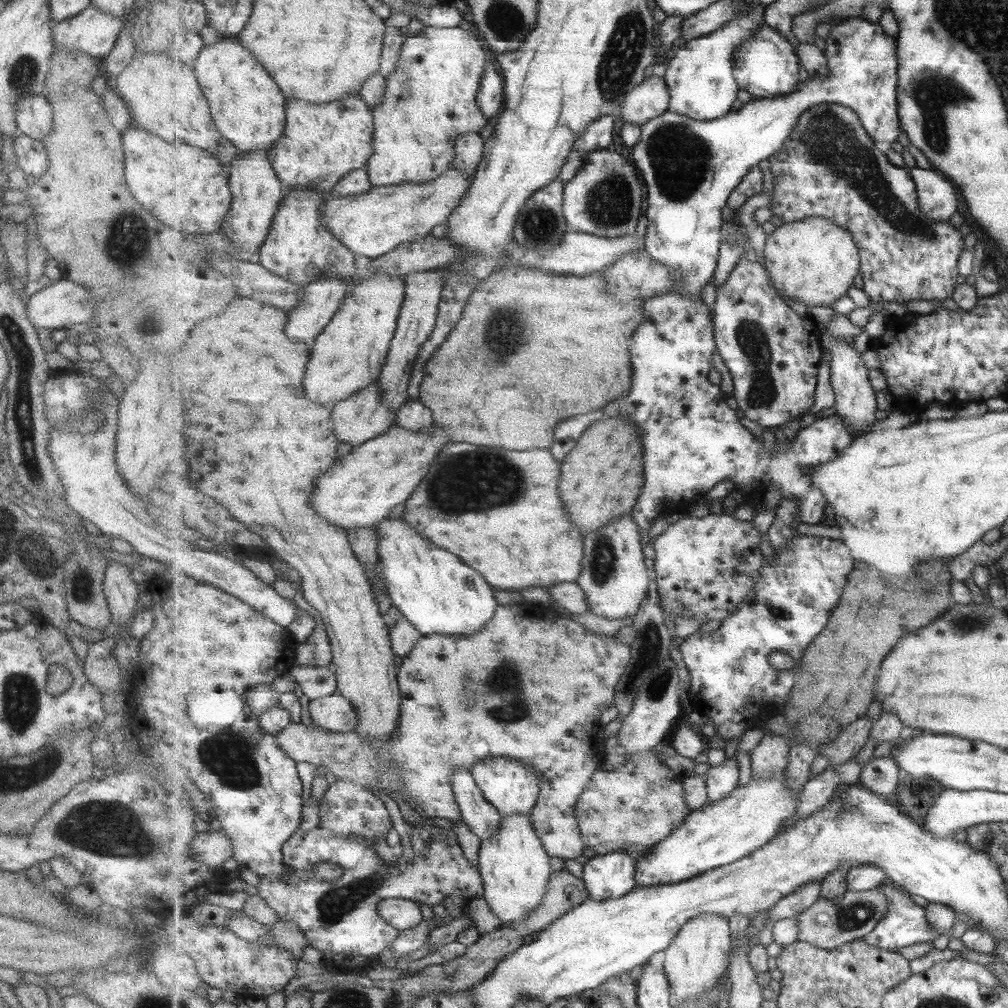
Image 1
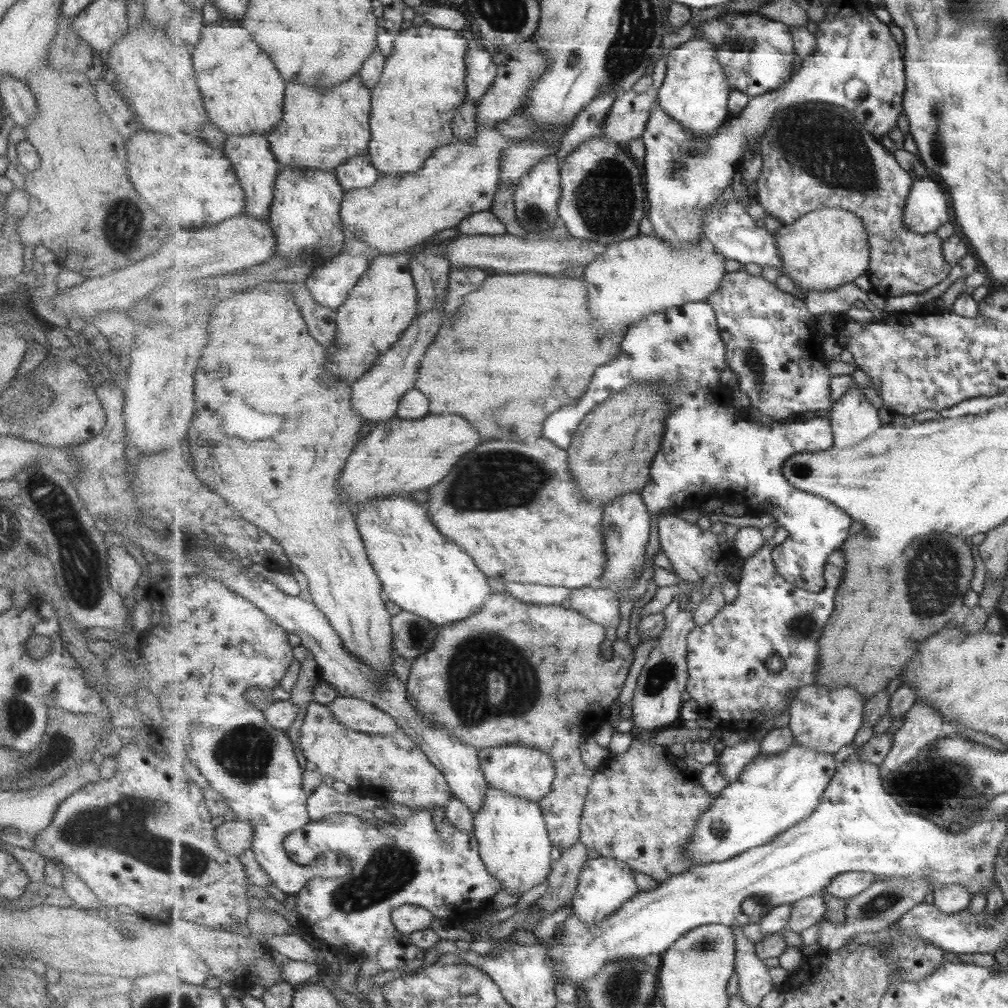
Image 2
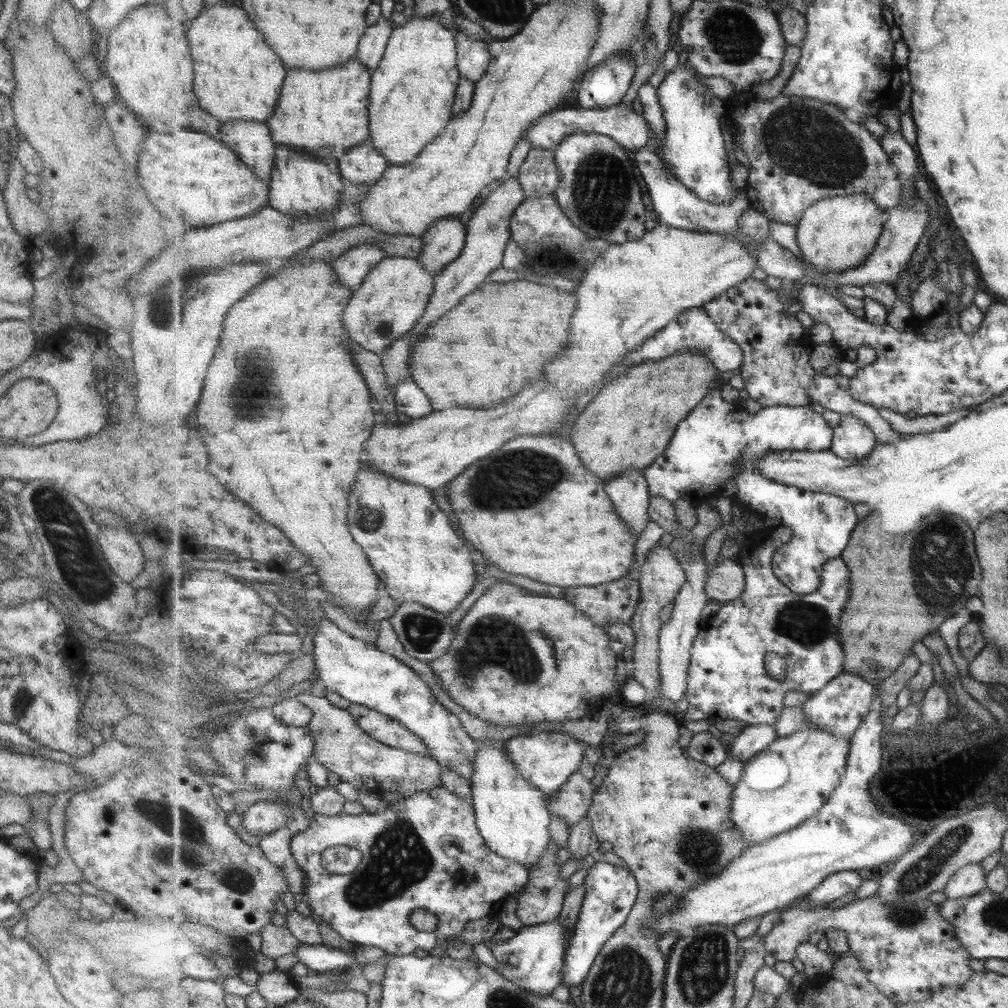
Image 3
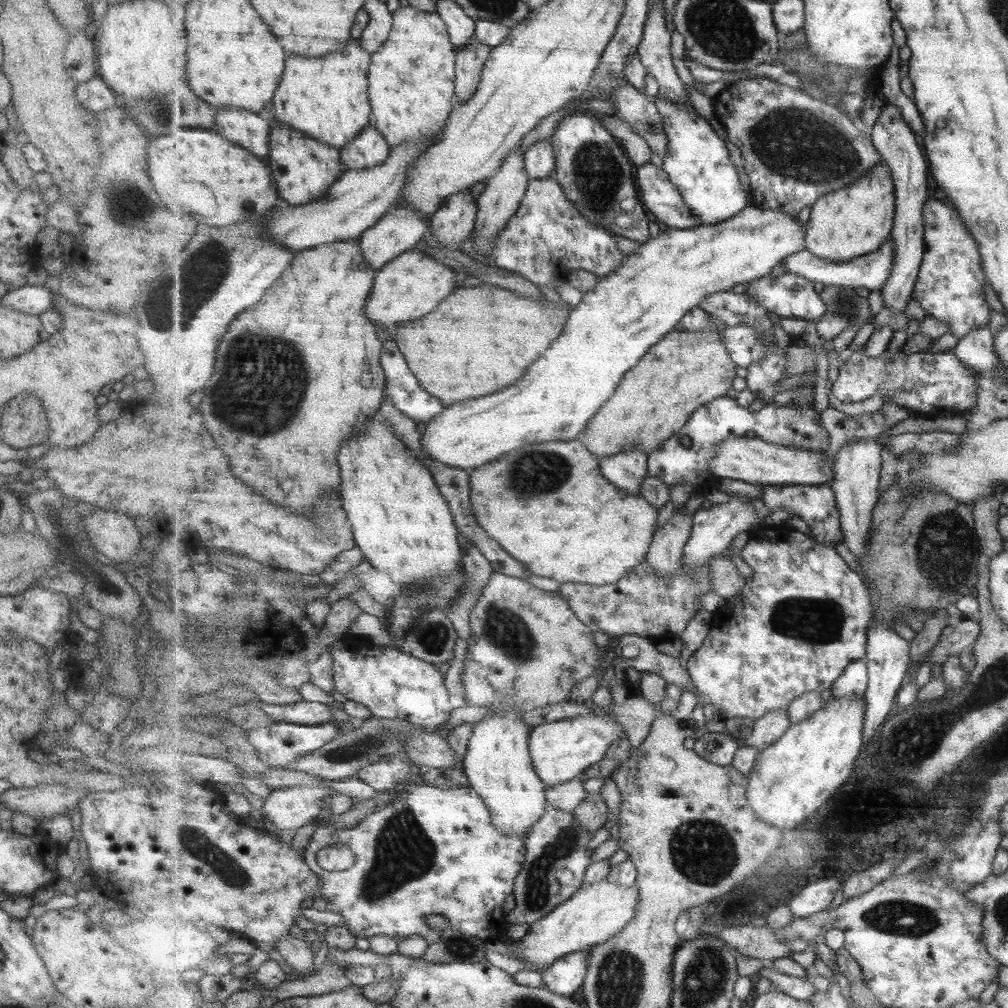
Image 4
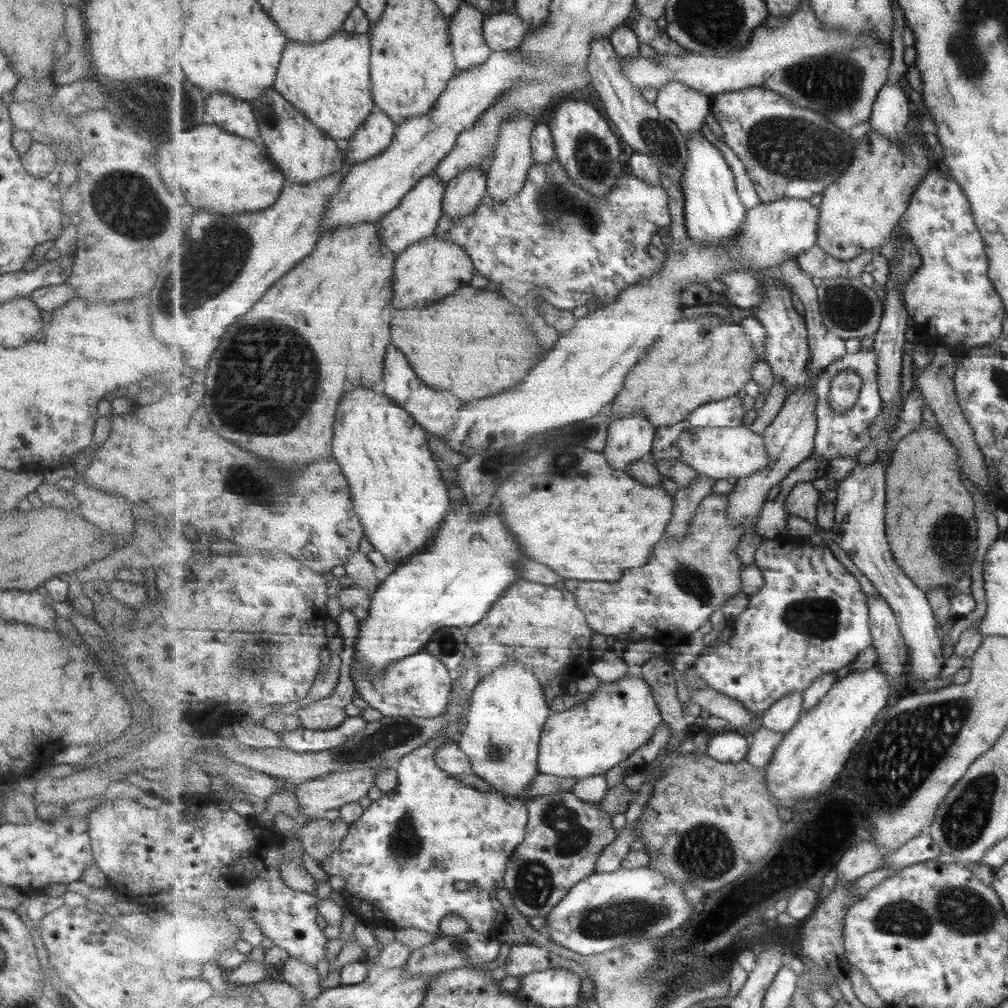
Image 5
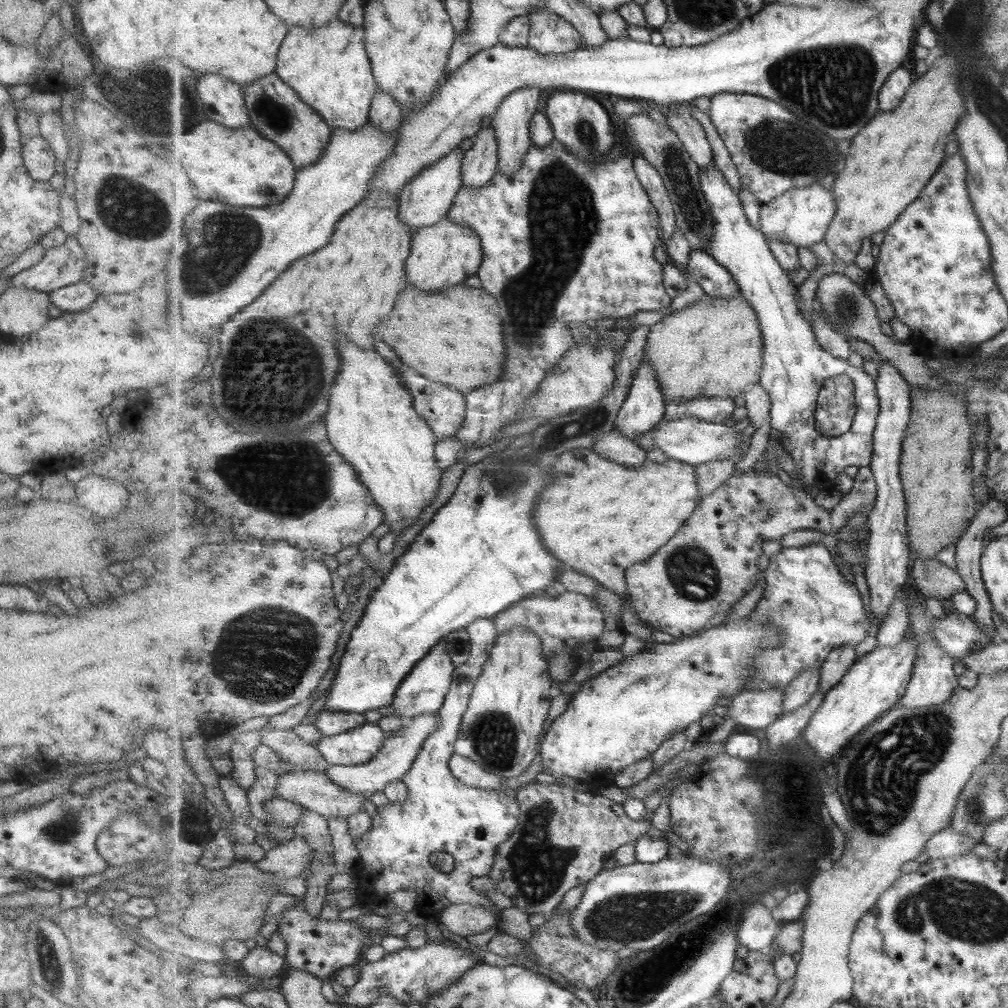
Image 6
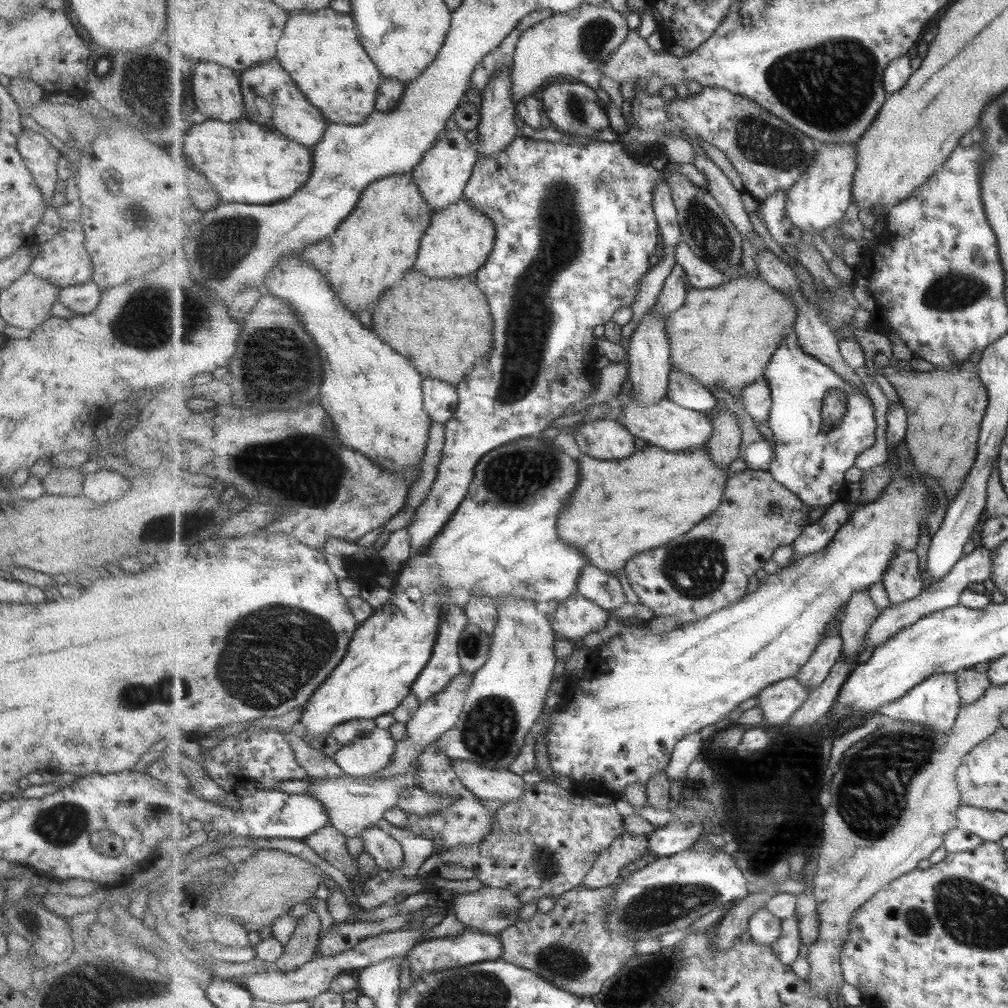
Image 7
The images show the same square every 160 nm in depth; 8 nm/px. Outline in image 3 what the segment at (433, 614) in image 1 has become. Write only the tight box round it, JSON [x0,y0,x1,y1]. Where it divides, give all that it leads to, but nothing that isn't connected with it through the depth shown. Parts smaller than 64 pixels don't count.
[350,466,480,616]

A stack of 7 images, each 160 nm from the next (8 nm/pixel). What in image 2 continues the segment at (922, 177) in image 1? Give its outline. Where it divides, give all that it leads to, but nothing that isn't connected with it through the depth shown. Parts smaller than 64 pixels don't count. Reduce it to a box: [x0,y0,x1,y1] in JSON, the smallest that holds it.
[904,176,949,234]

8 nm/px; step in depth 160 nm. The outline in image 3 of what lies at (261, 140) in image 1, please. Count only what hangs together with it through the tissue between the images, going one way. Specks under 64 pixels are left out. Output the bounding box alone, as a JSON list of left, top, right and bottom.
[191,2,287,123]

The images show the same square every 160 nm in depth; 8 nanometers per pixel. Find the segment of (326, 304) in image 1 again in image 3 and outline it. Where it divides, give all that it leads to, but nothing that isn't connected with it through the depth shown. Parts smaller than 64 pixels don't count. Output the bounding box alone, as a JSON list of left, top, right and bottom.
[332,244,387,290]

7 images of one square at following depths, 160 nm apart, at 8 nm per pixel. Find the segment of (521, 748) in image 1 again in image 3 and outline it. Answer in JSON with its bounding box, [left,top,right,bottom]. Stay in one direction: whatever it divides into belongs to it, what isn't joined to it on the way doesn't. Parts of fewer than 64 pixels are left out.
[294,580,623,828]

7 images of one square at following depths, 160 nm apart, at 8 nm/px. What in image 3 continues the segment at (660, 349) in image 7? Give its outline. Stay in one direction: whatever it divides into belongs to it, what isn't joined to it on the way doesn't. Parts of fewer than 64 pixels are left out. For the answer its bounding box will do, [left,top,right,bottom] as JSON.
[606,471,652,536]

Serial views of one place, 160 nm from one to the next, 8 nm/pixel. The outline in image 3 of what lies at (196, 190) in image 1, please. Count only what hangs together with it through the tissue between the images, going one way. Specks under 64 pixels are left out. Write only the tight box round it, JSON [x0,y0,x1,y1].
[137,130,270,226]

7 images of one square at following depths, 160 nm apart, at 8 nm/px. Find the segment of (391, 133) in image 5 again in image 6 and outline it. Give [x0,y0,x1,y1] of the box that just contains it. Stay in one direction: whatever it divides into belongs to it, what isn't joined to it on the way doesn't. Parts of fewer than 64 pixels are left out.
[370,90,405,133]

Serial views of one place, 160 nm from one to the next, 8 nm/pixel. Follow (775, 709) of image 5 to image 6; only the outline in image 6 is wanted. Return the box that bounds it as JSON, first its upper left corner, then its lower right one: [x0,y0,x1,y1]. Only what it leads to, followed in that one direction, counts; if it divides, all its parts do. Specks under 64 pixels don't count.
[783,666,821,713]

